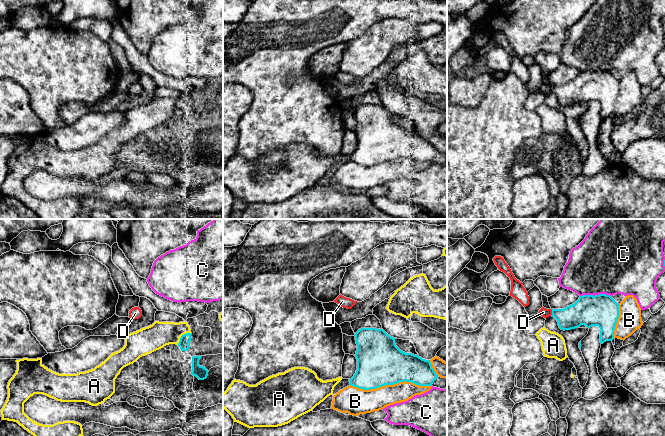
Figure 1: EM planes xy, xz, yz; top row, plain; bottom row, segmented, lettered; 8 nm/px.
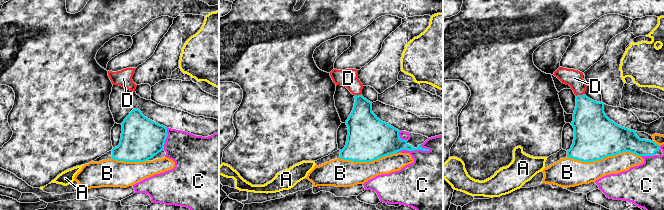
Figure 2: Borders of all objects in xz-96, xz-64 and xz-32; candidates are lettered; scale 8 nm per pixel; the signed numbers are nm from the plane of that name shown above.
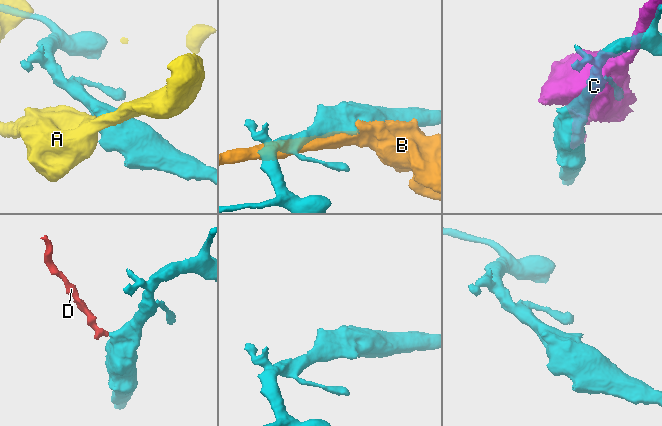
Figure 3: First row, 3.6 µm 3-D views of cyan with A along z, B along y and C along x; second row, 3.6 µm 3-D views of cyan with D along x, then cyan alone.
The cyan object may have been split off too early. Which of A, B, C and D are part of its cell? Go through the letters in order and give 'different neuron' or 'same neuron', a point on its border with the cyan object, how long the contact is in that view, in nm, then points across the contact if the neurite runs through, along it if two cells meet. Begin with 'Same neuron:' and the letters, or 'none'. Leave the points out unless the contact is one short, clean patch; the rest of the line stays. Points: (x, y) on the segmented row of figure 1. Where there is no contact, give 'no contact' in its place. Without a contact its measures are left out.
Same neuron: D
A: different neuron; contact xy (181, 336); length 150 nm
B: different neuron; contact xz (391, 384); length 650 nm
C: different neuron; contact yz (595, 295); length 260 nm
D: same neuron; contact yz (552, 312); length 60 nm; way yz (583, 312), (552, 312), (543, 312)

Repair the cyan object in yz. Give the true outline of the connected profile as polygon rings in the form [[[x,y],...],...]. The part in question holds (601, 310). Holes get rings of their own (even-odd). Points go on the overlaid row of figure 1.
[[[583,295],[572,305],[564,309],[546,309],[542,307],[539,316],[554,317],[561,330],[571,330],[585,325],[587,328],[600,328],[600,343],[612,341],[619,318],[619,304],[610,295]]]

